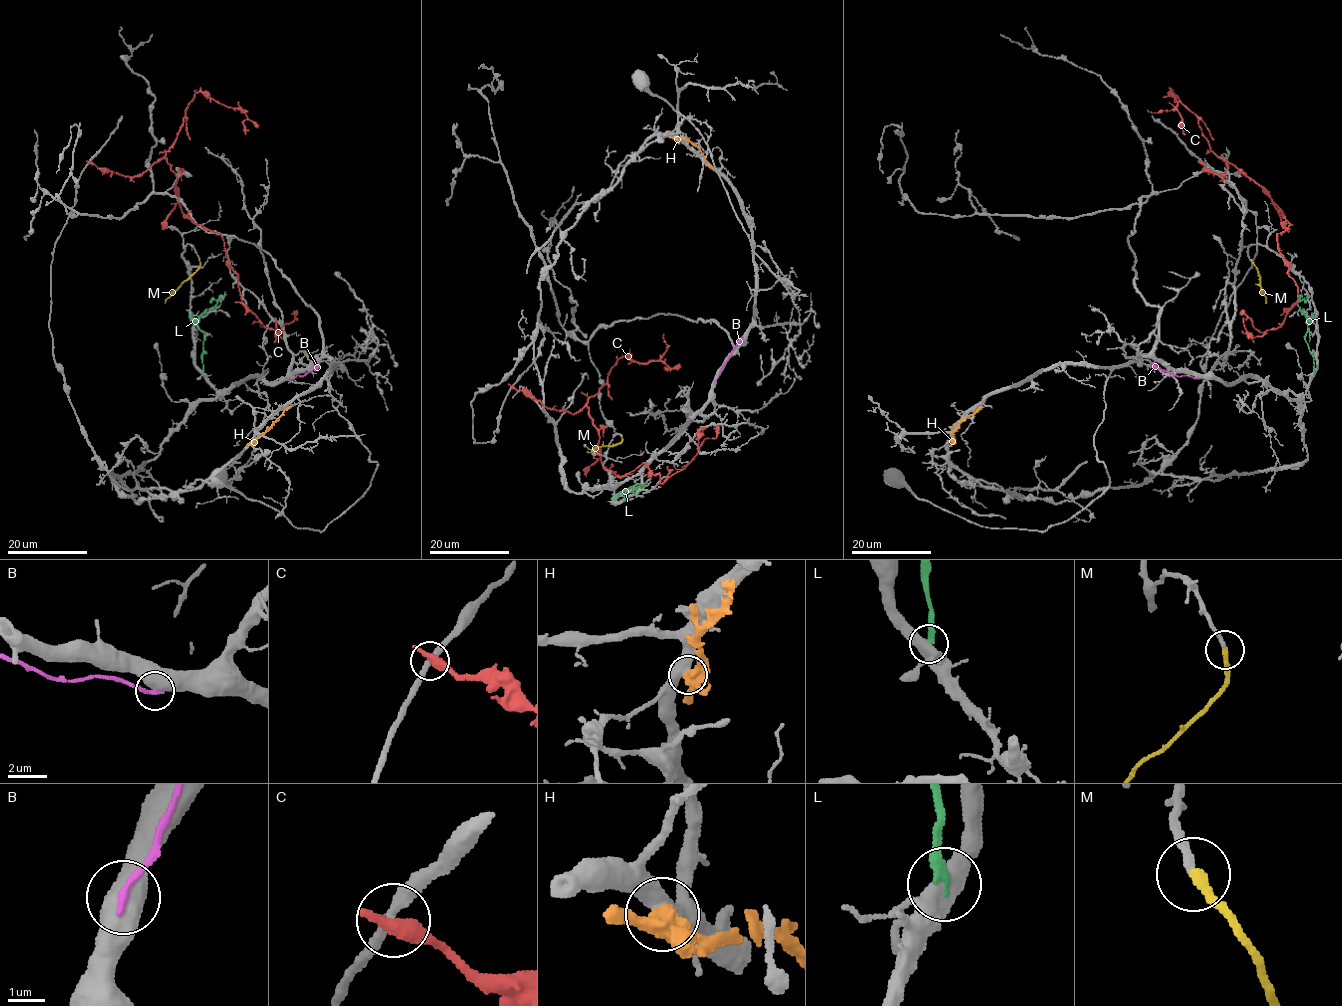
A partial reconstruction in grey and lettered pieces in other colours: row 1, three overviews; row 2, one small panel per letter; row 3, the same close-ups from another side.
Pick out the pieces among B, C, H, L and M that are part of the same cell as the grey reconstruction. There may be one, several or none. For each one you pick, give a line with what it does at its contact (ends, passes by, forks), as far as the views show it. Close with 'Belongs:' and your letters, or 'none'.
M: it ends there
Belongs: M

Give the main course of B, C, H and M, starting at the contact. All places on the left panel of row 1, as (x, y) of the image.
B: (292, 378), (305, 374), (320, 361)
C: (89, 161), (129, 176), (166, 158), (181, 210), (220, 234), (246, 307), (277, 333), (296, 313)
H: (253, 440), (291, 407)
M: (200, 259), (198, 269), (165, 303)

